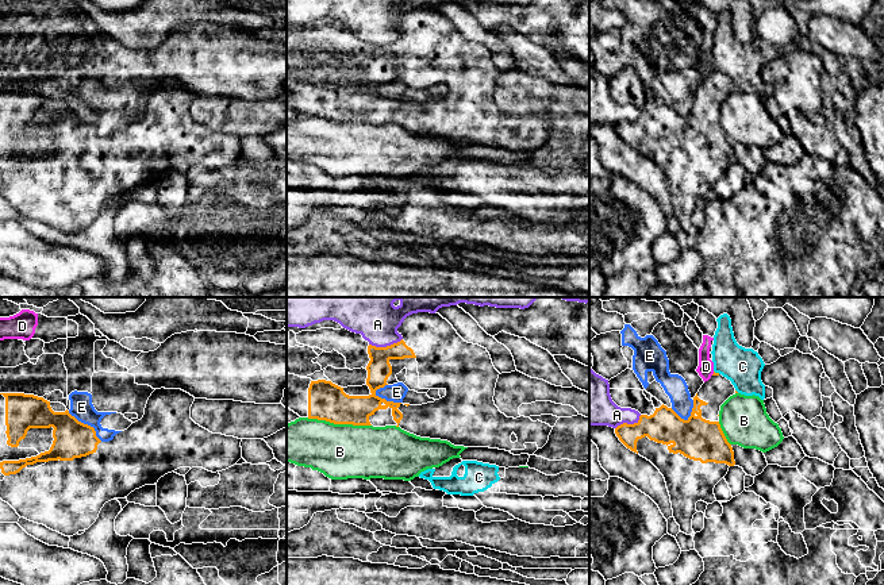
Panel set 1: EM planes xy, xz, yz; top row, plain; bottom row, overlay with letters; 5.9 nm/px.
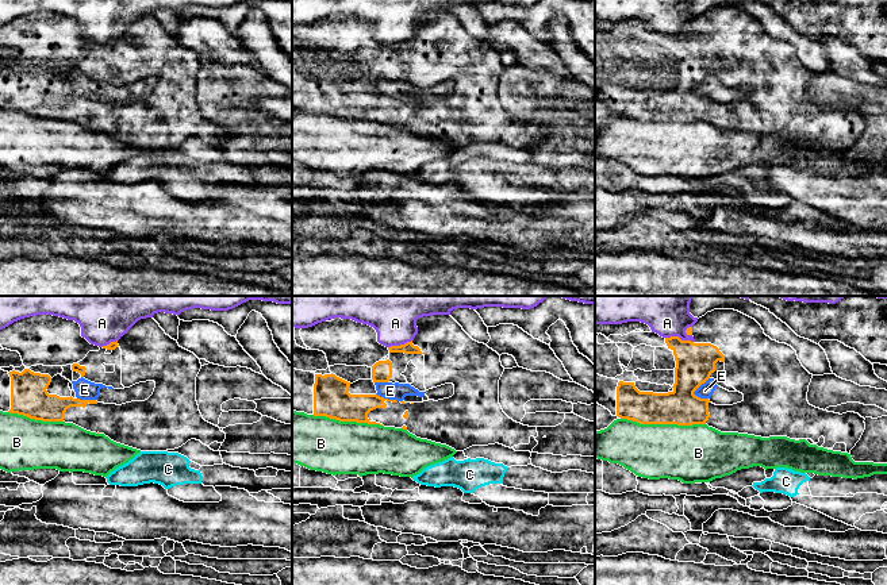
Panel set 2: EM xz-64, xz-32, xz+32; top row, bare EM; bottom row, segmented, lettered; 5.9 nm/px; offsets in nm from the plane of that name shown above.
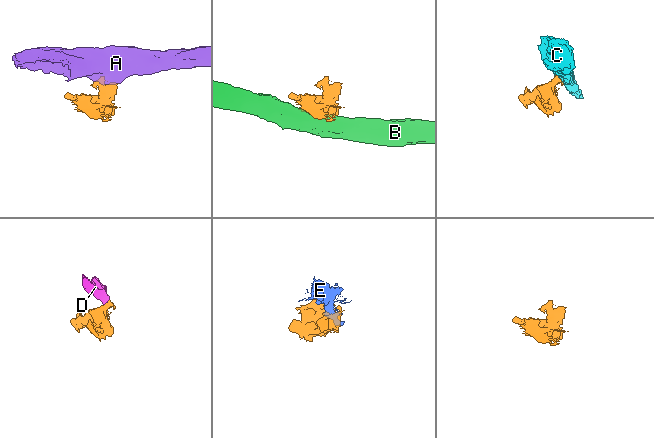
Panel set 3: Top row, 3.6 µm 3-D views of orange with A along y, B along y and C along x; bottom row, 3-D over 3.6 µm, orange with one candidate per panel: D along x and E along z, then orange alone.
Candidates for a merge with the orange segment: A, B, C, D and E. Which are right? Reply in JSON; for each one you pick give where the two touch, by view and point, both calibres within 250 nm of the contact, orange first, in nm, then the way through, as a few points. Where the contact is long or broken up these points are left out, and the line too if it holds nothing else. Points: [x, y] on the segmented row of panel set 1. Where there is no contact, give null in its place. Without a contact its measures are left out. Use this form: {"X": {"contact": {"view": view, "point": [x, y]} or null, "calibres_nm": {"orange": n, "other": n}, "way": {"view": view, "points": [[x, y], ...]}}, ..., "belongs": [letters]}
{"belongs": []}

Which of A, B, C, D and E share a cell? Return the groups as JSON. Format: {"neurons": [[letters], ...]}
{"neurons": [["A"], ["B"], ["C"], ["D", "E"]]}

